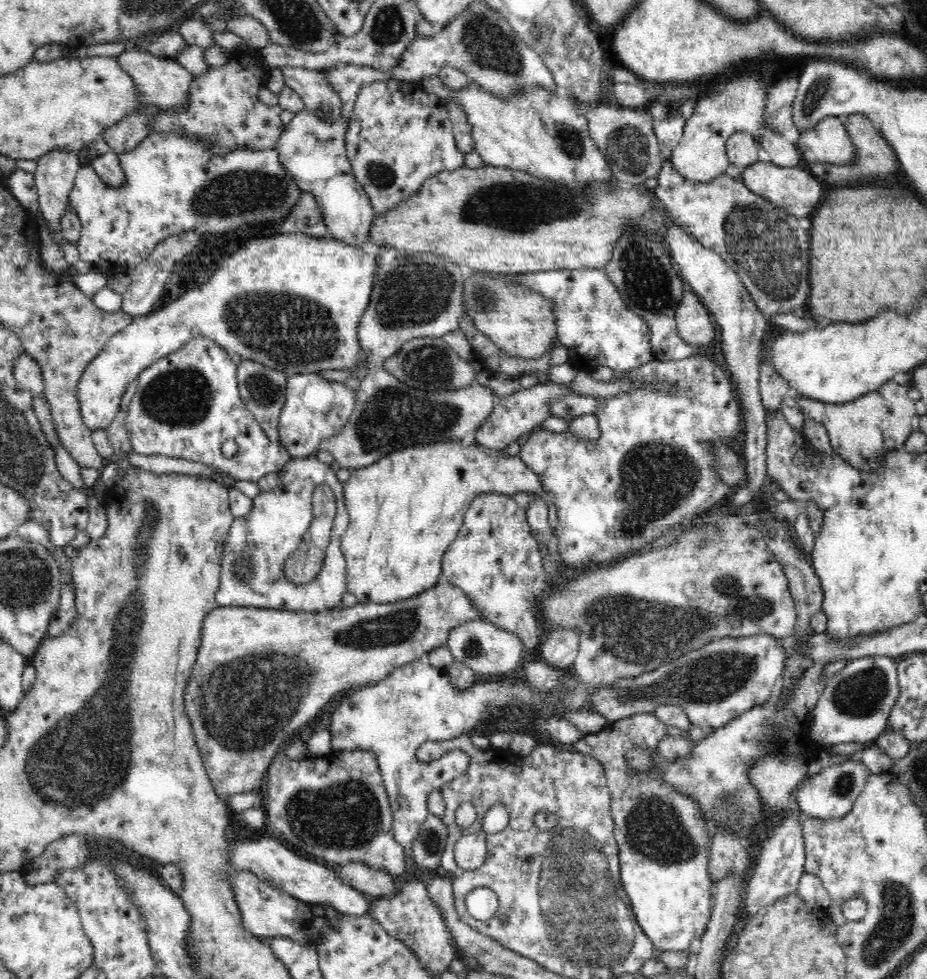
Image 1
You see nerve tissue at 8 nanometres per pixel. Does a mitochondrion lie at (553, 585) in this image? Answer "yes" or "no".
no

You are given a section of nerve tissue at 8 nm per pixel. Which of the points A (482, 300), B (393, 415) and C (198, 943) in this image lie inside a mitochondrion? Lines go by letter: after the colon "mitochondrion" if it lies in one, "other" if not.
A: mitochondrion
B: mitochondrion
C: mitochondrion

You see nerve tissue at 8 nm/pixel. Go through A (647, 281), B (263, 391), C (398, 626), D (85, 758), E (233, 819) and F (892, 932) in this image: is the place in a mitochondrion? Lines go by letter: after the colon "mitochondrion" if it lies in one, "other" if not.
A: mitochondrion
B: mitochondrion
C: mitochondrion
D: mitochondrion
E: other
F: mitochondrion

